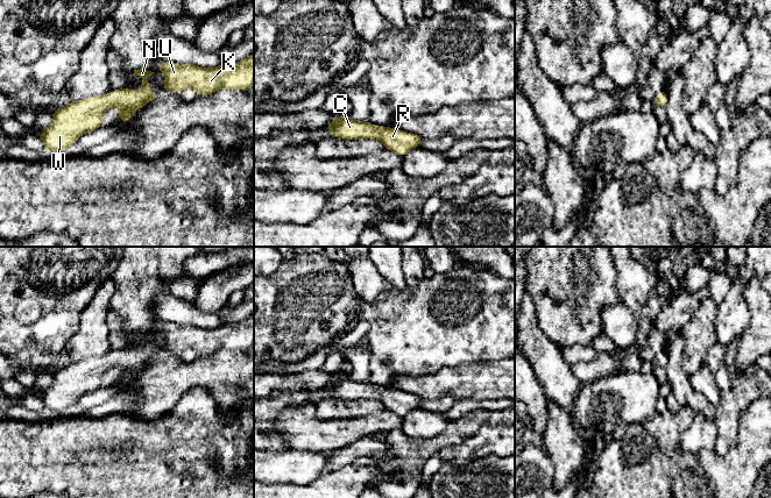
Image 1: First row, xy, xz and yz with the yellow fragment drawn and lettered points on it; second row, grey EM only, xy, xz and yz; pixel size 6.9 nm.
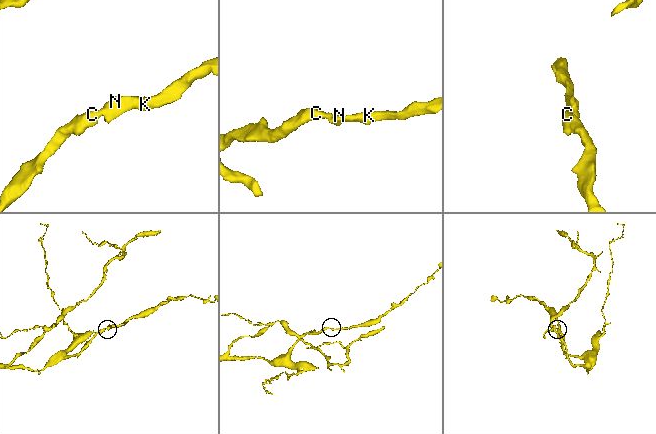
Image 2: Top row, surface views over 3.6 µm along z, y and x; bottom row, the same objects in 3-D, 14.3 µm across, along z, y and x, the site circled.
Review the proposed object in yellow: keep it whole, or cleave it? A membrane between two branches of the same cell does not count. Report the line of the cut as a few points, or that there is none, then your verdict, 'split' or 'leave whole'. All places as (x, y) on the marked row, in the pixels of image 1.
cut none; leave whole

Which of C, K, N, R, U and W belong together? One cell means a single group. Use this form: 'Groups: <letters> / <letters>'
Groups: C K N R U W

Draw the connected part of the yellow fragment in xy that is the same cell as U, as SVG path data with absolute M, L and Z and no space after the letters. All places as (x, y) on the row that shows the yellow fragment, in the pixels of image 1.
M254 54L239 63L221 64L213 69L167 62L161 63L157 70L165 77L163 91L179 93L191 87L197 95L207 95L220 88L246 90L254 85Z

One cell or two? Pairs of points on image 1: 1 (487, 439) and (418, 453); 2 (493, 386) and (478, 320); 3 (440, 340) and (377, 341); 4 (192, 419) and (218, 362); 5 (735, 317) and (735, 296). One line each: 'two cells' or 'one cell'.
1: two cells
2: two cells
3: one cell
4: two cells
5: one cell

